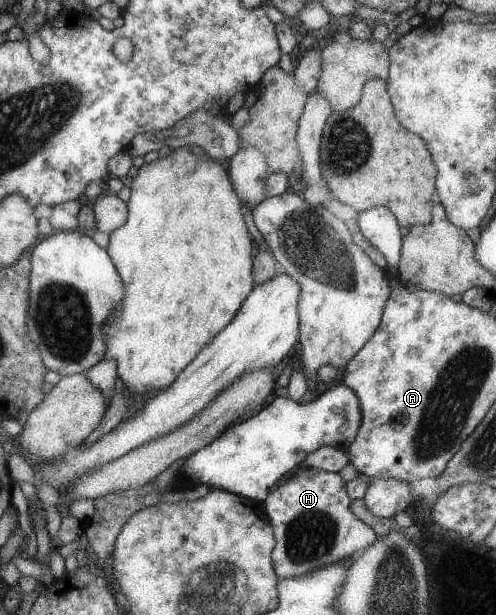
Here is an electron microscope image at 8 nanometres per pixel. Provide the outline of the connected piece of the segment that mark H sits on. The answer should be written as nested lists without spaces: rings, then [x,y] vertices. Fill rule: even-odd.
[[[298,465],[296,471],[284,483],[276,483],[268,490],[267,497],[262,501],[262,507],[274,528],[275,547],[271,558],[278,579],[299,578],[314,573],[324,566],[330,566],[331,563],[339,562],[355,552],[364,550],[377,539],[368,525],[364,525],[350,513],[348,505],[350,505],[350,499],[344,491],[344,481],[340,479],[338,472],[327,472]]]

